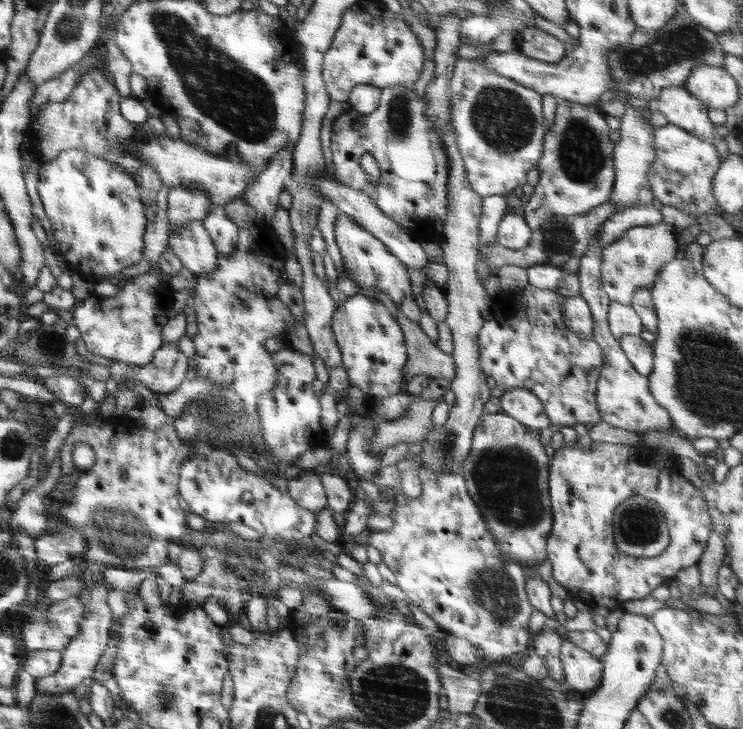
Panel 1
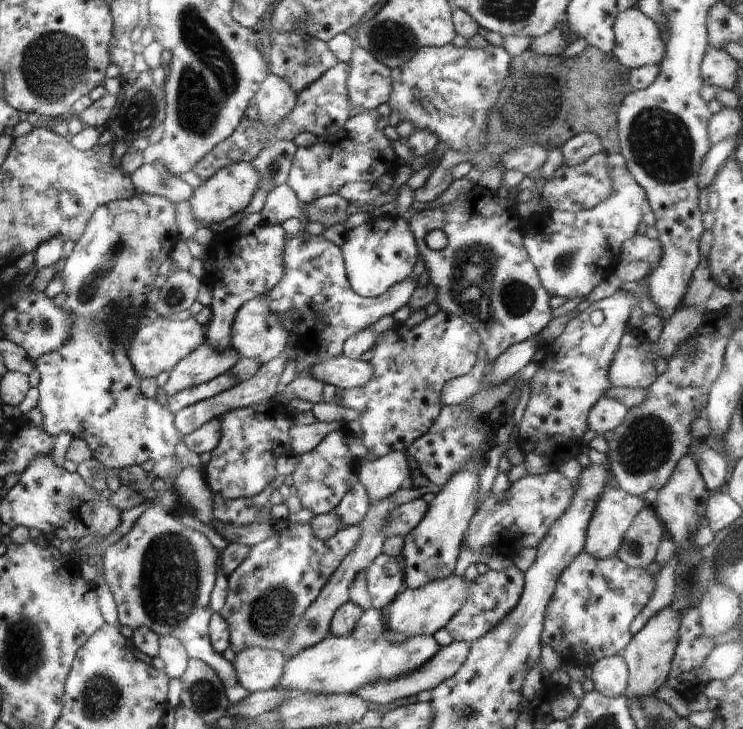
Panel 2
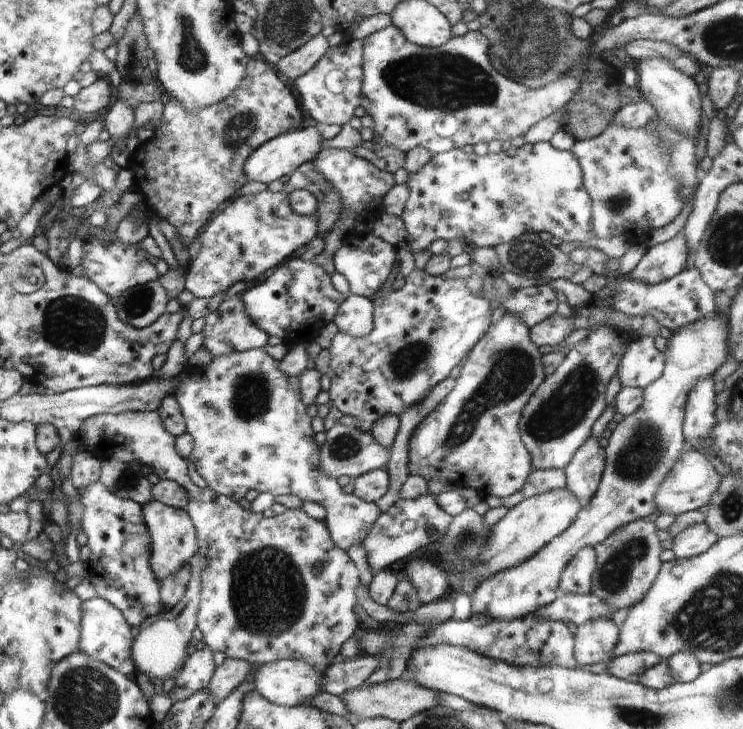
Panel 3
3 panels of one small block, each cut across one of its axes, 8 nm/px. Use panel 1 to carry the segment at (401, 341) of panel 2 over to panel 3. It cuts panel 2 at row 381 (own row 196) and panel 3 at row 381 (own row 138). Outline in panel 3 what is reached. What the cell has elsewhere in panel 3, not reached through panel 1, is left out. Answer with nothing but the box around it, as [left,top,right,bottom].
[328,268,496,432]

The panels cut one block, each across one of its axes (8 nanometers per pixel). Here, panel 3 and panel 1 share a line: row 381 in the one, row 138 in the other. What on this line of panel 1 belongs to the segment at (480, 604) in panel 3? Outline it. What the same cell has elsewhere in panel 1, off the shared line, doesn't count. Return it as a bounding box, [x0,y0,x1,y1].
[646,123,721,216]

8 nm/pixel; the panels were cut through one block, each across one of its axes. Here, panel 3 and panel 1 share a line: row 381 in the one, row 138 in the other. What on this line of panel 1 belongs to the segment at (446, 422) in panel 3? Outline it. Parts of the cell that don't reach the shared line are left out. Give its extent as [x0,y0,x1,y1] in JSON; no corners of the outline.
[449,58,548,197]

